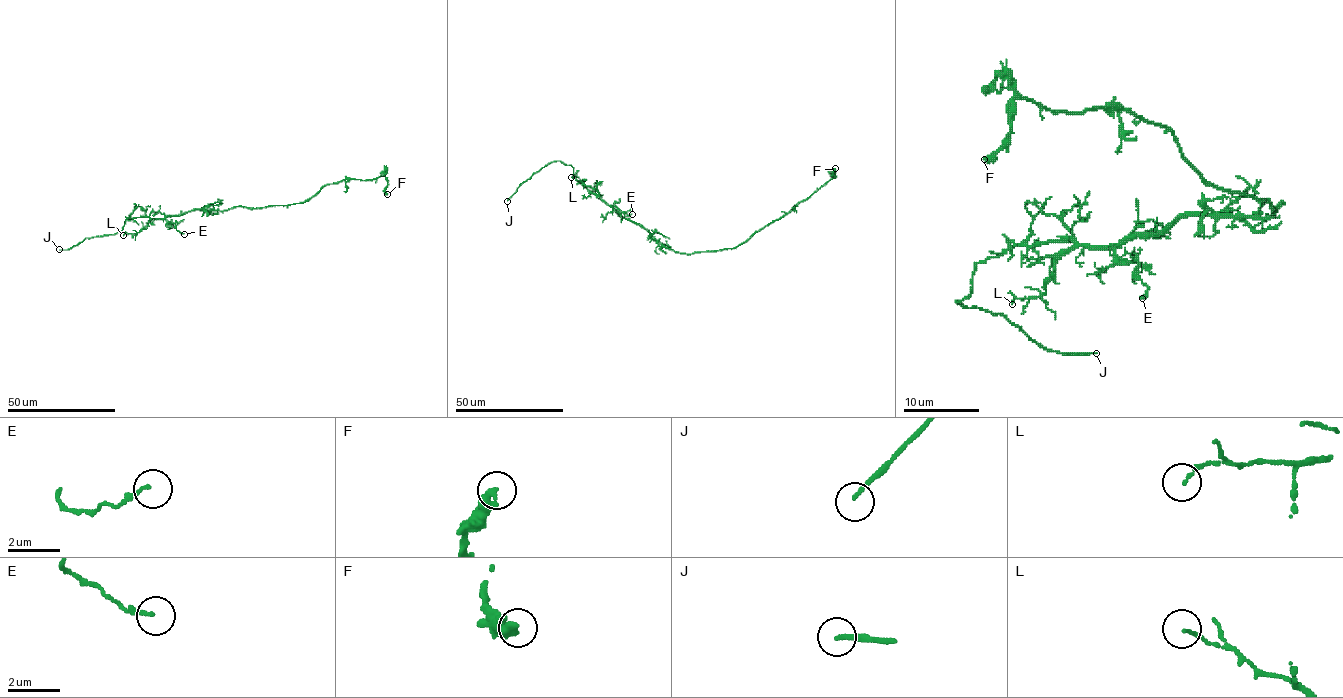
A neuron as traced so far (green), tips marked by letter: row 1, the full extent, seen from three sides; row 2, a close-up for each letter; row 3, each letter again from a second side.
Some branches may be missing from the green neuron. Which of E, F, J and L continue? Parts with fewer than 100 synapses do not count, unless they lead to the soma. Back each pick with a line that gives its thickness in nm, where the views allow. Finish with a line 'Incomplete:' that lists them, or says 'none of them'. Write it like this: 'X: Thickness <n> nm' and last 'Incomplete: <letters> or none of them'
J: Thickness 140 nm
Incomplete: J

